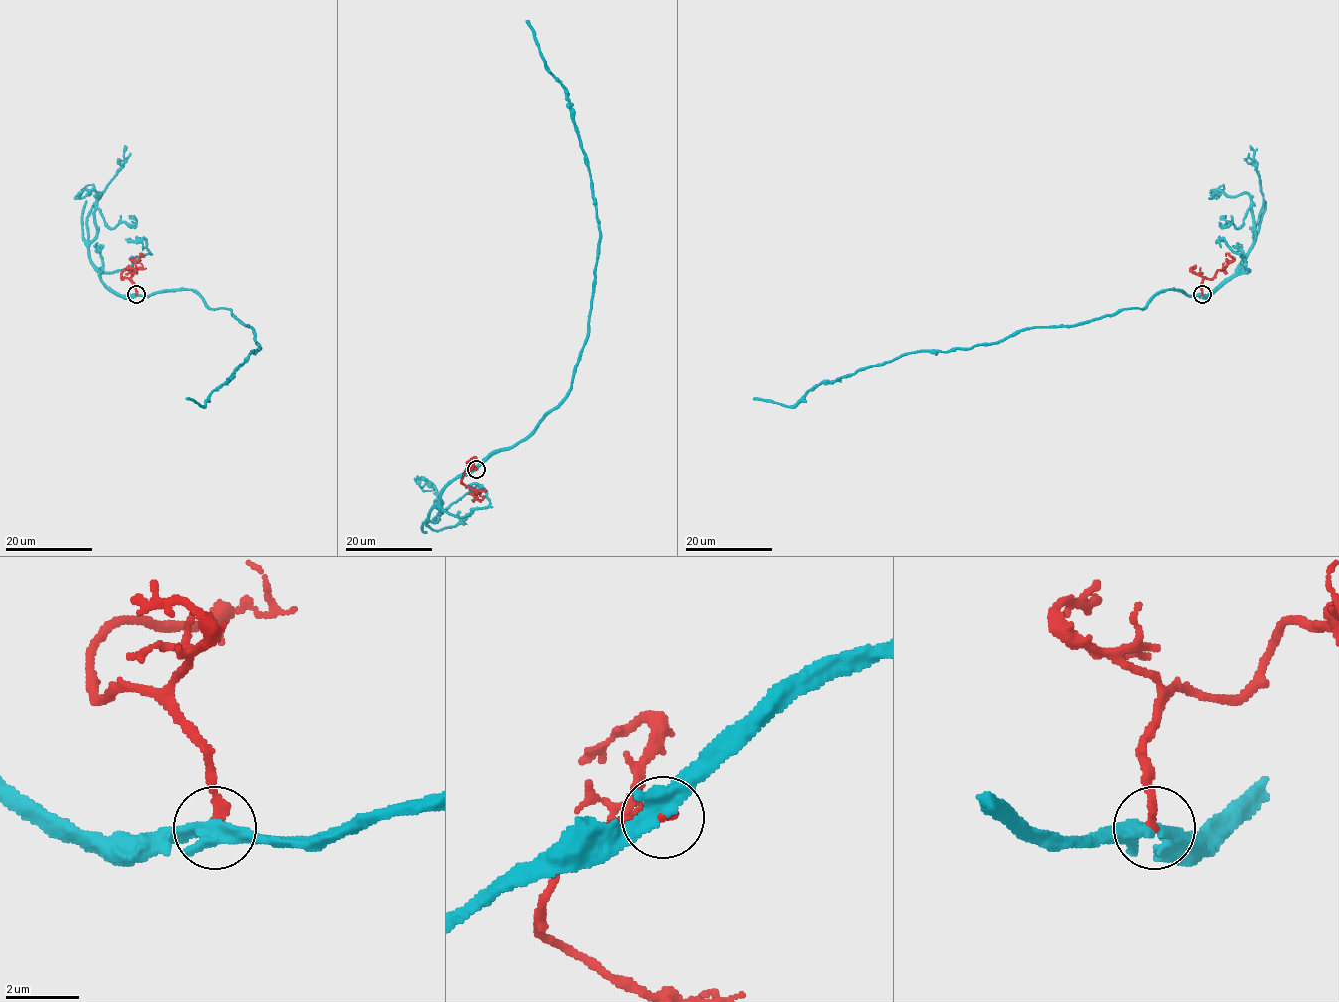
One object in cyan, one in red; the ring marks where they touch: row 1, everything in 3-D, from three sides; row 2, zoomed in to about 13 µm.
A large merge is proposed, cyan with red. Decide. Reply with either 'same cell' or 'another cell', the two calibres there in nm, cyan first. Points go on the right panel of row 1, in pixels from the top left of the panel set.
same cell; calibres 420 and 280 nm

